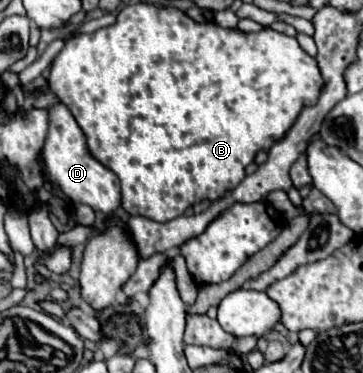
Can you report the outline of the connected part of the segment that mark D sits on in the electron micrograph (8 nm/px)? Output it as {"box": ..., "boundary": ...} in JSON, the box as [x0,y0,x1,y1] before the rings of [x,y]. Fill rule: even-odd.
{"box":[43,103,121,215],"boundary":[[[63,103],[49,109],[49,135],[43,147],[43,161],[45,179],[53,187],[61,189],[73,203],[85,203],[105,215],[111,215],[121,205],[121,187],[117,175],[89,153],[87,139],[81,127]]]}

